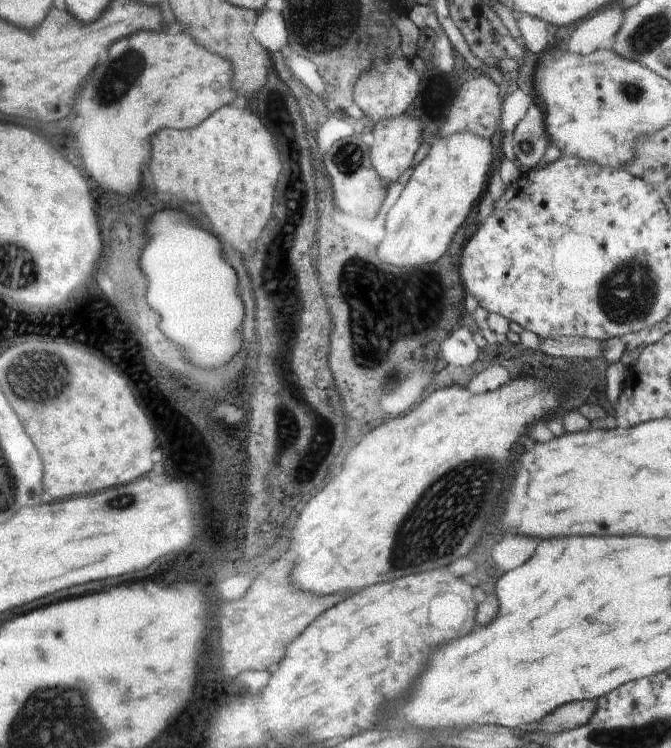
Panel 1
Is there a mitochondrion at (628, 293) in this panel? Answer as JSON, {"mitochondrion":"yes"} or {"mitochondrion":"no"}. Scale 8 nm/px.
{"mitochondrion":"yes"}

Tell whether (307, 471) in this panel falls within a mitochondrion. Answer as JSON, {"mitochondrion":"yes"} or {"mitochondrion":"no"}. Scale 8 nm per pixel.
{"mitochondrion":"no"}

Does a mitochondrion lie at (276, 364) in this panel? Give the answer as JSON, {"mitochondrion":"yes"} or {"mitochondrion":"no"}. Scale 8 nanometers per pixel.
{"mitochondrion":"yes"}

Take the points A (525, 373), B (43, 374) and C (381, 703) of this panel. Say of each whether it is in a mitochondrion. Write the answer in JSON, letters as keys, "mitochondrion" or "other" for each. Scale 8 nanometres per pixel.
{"A":"other","B":"mitochondrion","C":"mitochondrion"}

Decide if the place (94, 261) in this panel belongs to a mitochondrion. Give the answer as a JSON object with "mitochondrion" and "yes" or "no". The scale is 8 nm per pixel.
{"mitochondrion":"no"}

